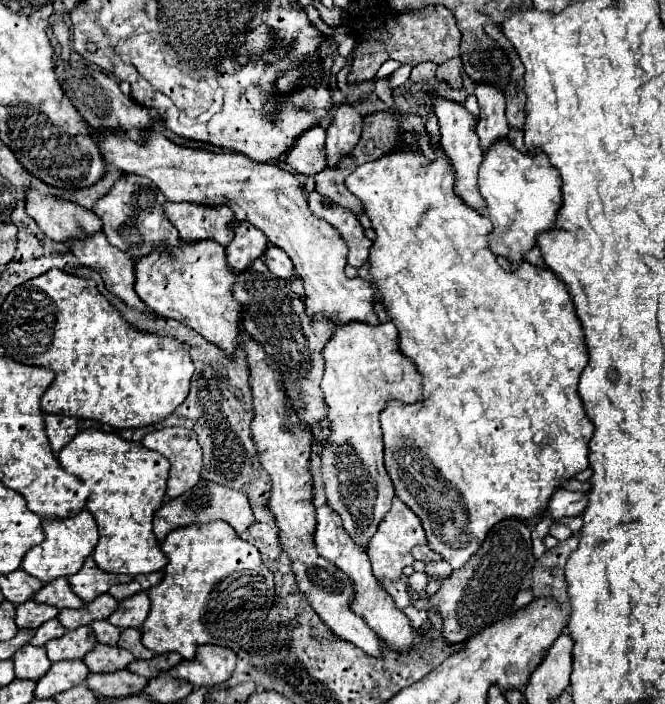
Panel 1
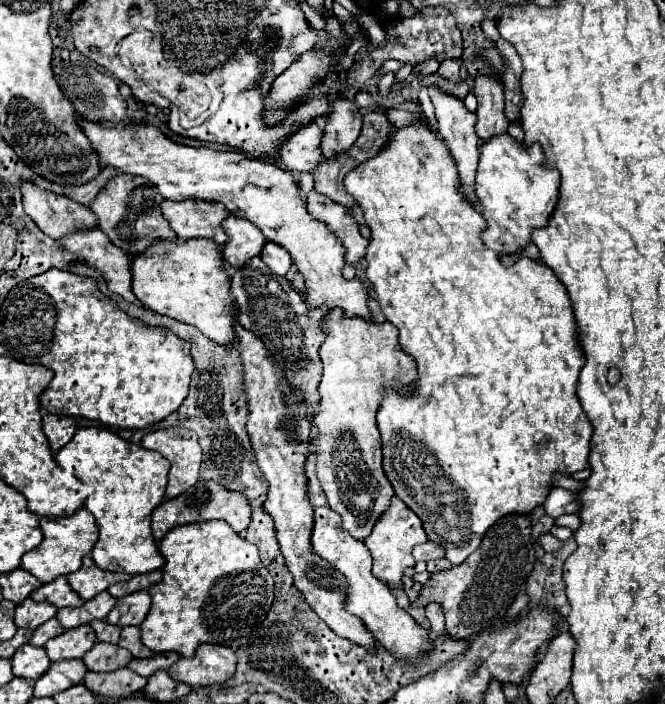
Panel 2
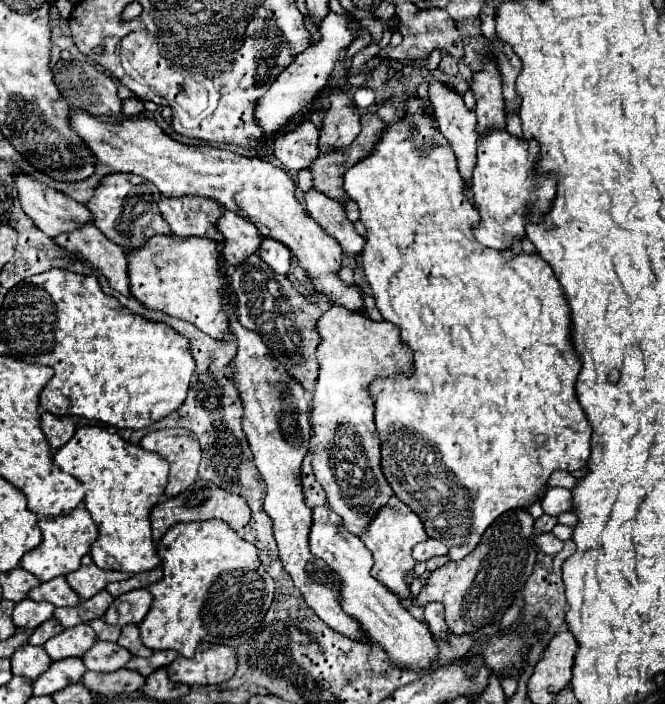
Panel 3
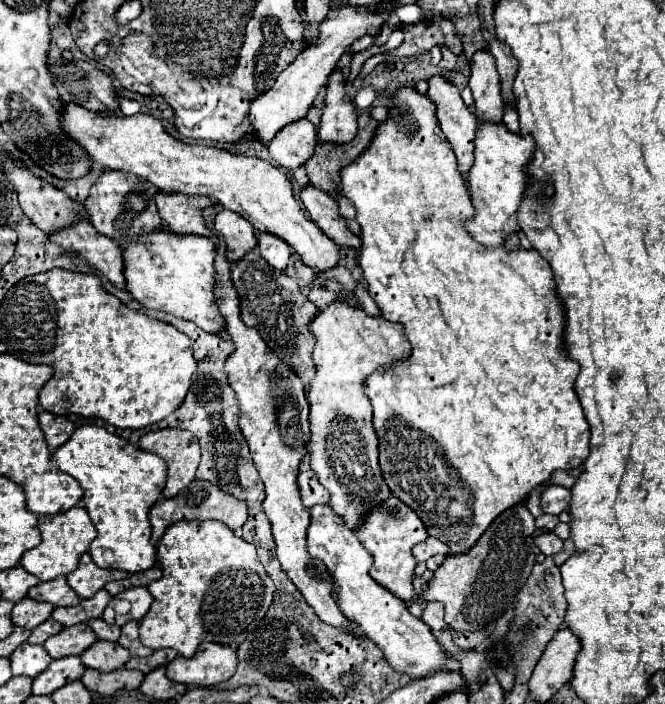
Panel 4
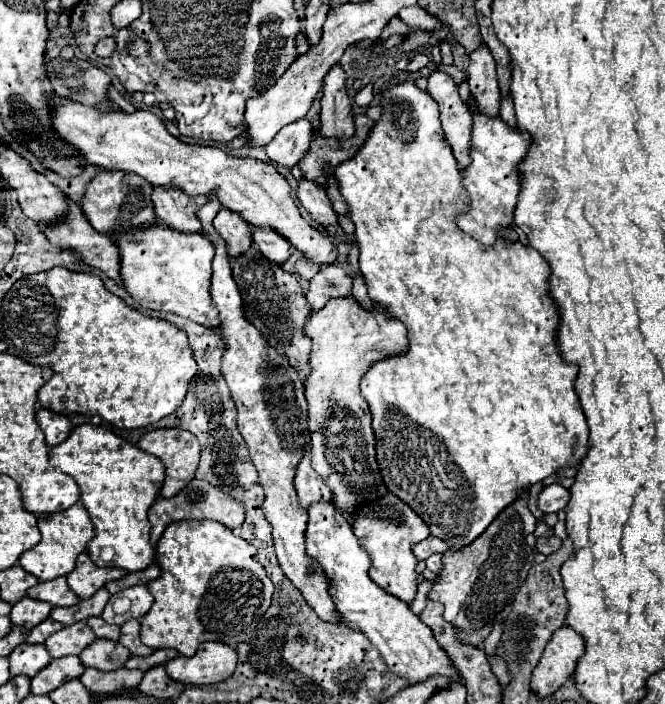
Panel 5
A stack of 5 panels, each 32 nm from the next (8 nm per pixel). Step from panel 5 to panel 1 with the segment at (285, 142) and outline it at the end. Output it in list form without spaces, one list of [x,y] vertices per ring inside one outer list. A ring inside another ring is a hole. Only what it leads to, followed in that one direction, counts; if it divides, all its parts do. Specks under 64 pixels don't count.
[[[310,128],[306,130],[294,144],[294,148],[286,154],[286,164],[294,168],[298,174],[314,176],[324,170],[326,164],[326,132],[324,128]]]

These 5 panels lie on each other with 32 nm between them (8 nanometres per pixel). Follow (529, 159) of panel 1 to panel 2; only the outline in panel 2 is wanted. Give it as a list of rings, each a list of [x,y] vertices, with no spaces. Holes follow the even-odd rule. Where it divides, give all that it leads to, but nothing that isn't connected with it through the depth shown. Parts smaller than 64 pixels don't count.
[[[508,134],[494,136],[486,144],[480,146],[480,164],[476,174],[476,194],[480,198],[482,216],[488,220],[488,230],[482,234],[484,244],[494,250],[496,254],[516,254],[518,250],[524,250],[532,242],[532,230],[544,228],[548,220],[554,214],[554,208],[558,204],[560,196],[560,174],[556,168],[546,166],[546,156],[538,144],[530,148],[520,148],[514,138]]]

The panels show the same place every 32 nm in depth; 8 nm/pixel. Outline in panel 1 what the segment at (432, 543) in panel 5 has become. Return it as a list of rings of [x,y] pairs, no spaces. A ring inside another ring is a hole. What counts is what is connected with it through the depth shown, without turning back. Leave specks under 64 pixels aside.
[[[424,544],[424,546],[416,546],[416,548],[412,550],[412,556],[414,556],[416,560],[422,560],[422,562],[434,562],[434,560],[440,560],[440,556],[436,556],[436,552],[432,552],[426,544]]]

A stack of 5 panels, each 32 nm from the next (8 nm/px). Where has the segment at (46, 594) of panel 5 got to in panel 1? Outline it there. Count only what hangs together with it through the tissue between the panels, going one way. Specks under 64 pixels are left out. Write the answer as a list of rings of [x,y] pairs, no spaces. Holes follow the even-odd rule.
[[[66,578],[52,580],[52,584],[44,584],[42,590],[34,596],[34,602],[50,604],[50,606],[56,606],[58,610],[62,610],[62,608],[74,608],[74,610],[84,608],[84,602],[72,592]]]

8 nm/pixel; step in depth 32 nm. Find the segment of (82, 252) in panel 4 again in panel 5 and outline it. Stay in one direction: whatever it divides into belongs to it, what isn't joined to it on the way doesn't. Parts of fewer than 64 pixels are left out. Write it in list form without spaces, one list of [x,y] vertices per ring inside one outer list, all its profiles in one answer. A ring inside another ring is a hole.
[[[70,200],[70,210],[68,210],[68,216],[66,220],[62,220],[60,224],[54,224],[50,228],[44,228],[42,226],[42,232],[48,236],[48,240],[54,244],[54,246],[60,246],[64,250],[72,250],[72,252],[78,252],[82,256],[82,260],[98,270],[102,270],[110,280],[114,280],[118,286],[122,286],[122,276],[120,276],[120,252],[118,252],[118,246],[116,242],[110,238],[110,236],[104,236],[100,232],[96,232],[86,216],[80,212],[78,204]]]

